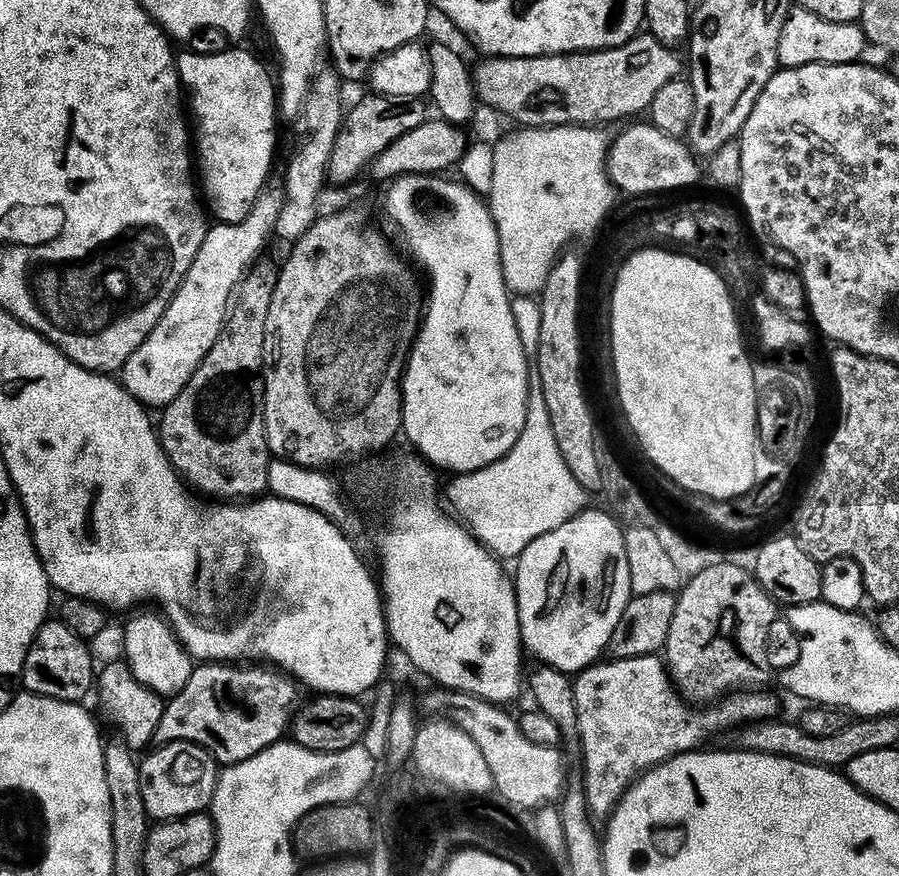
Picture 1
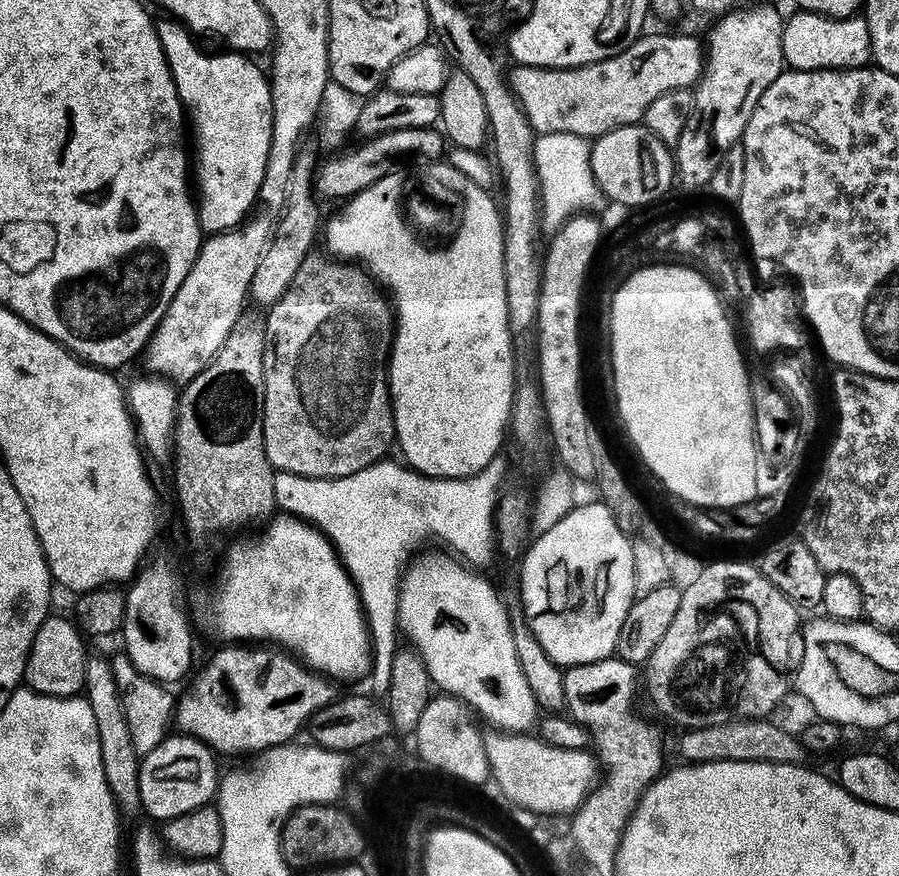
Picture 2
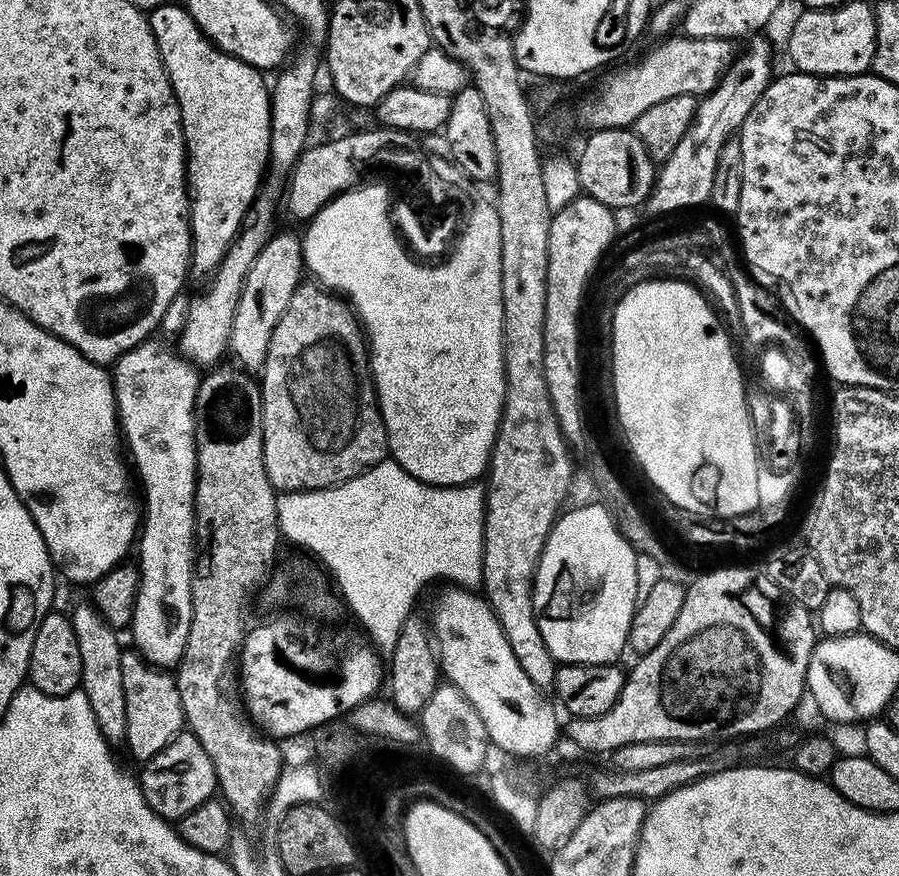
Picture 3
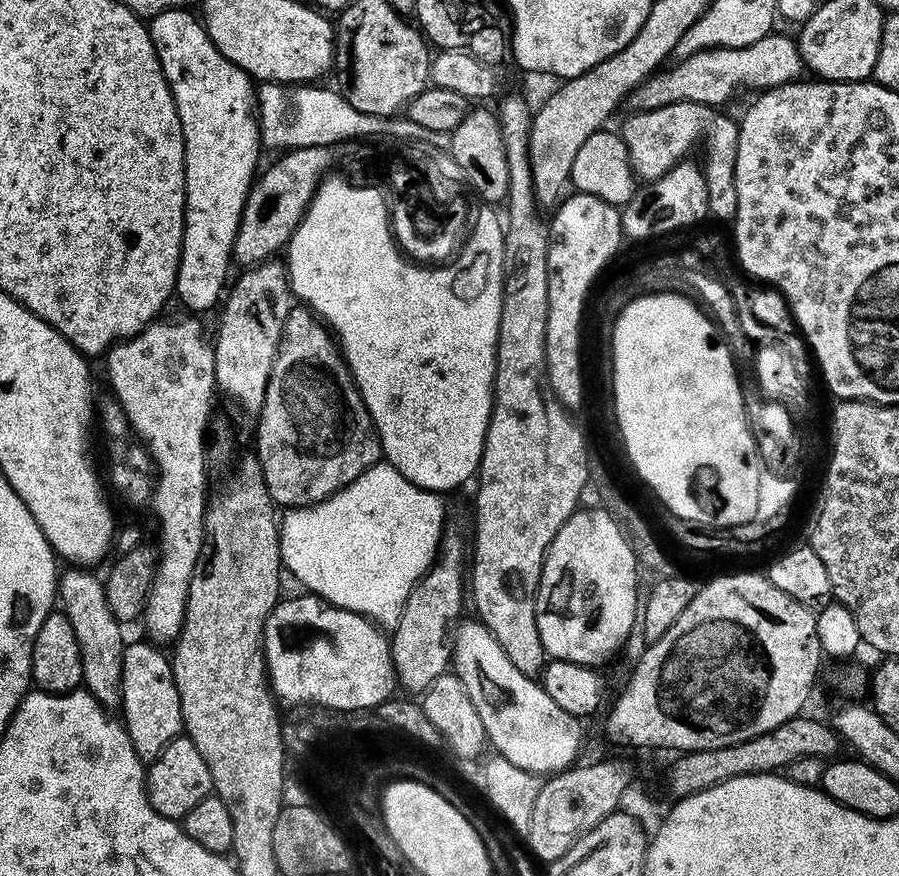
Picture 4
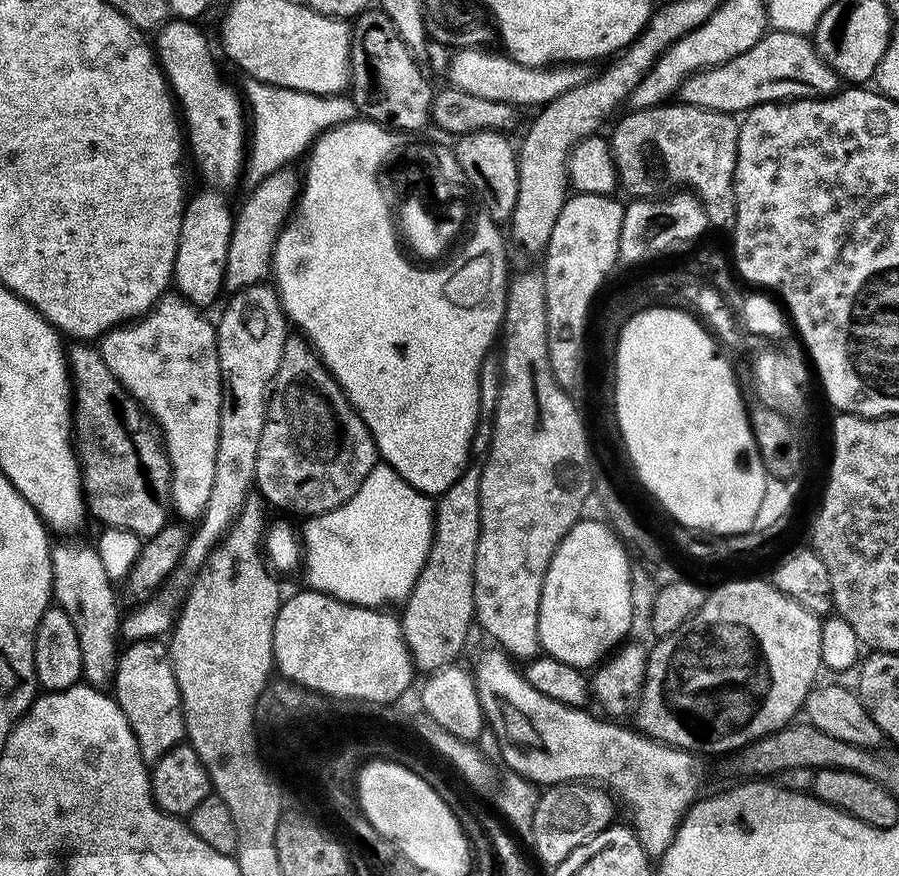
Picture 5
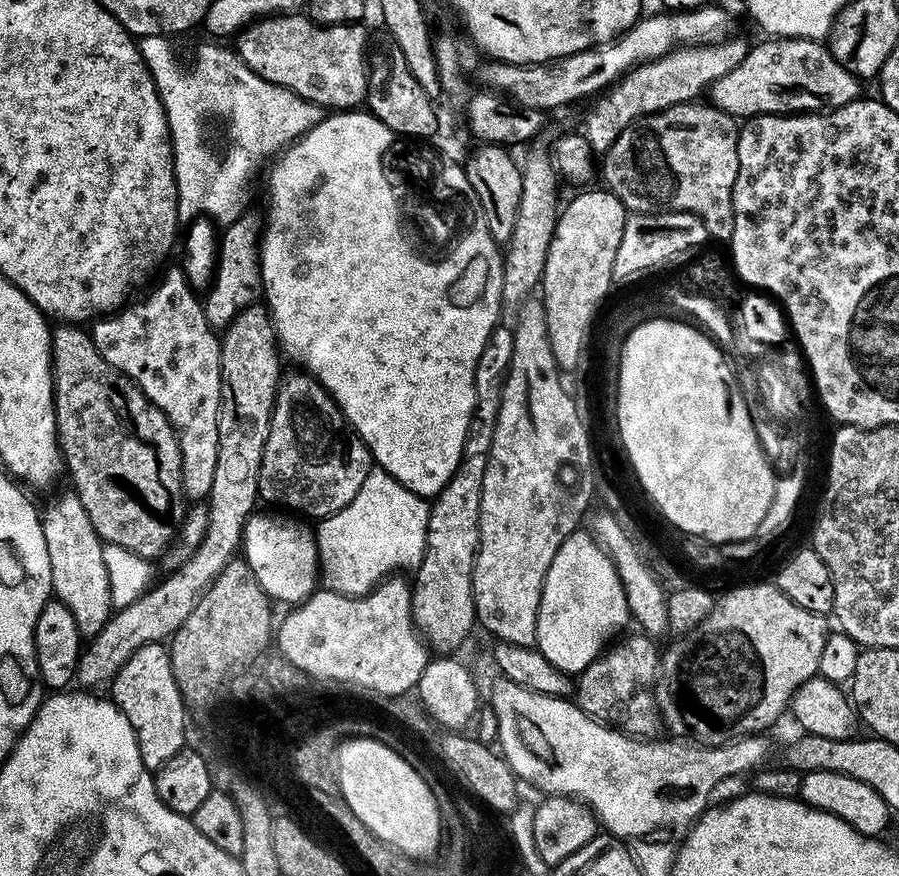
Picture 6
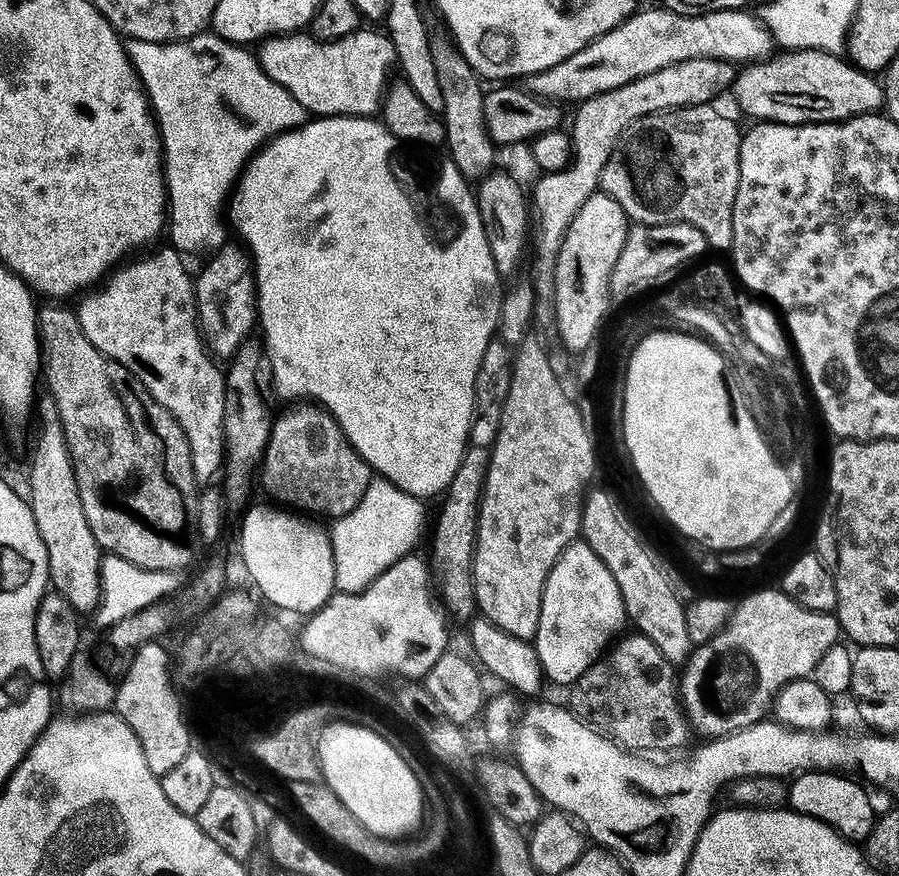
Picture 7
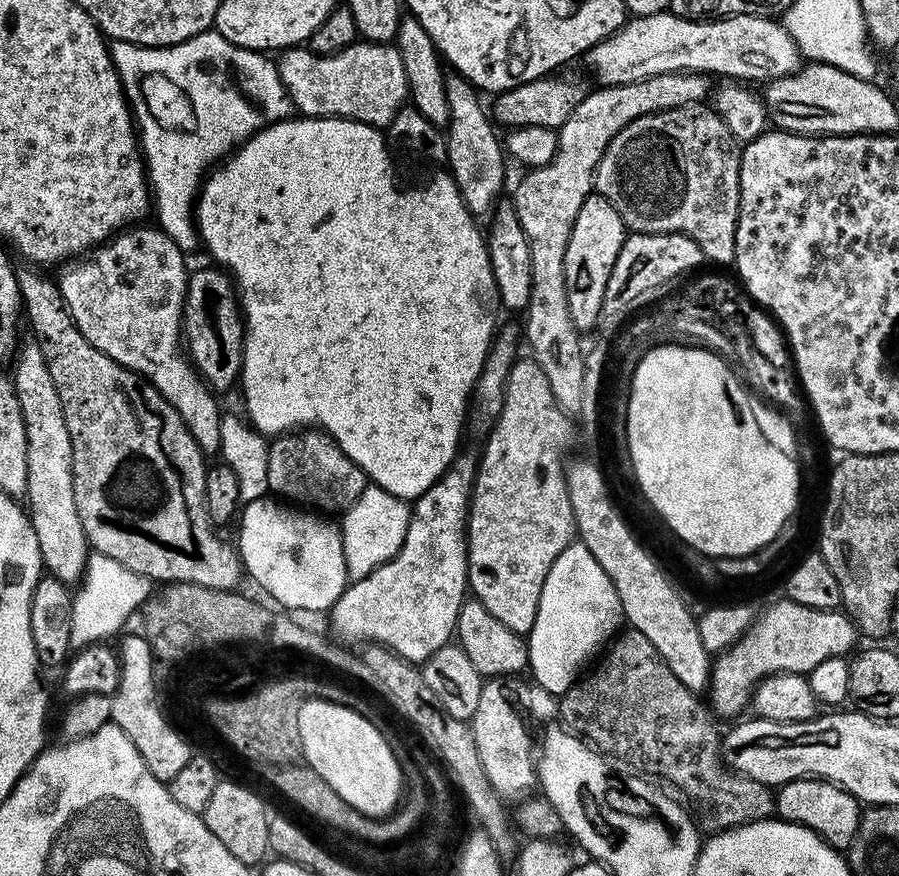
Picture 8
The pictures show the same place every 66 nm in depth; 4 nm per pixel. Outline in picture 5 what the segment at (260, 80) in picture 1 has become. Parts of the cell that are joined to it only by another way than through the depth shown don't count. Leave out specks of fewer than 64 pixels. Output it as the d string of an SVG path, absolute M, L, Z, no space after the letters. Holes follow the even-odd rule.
M169 20L155 33L154 51L160 69L164 71L164 79L168 81L175 103L182 113L186 125L186 144L190 156L192 152L196 159L196 168L200 171L201 178L212 188L232 188L236 183L241 183L246 163L246 104L238 96L236 100L230 89L224 88L220 72L216 69L216 60L212 57L212 48L196 26L190 20ZM200 192L184 205L172 279L175 291L190 301L195 308L208 310L219 298L220 292L222 293L226 250L230 246L233 219L233 209L228 209L228 200L220 192Z

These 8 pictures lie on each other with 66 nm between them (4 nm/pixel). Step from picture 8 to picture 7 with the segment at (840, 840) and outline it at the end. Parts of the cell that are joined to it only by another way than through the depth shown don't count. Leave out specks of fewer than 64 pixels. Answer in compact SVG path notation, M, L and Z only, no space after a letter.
M809 770L793 775L788 784L787 807L798 814L818 818L847 840L867 841L872 827L876 825L878 811L868 797L869 789L859 779L851 780L848 776L851 775L840 770Z

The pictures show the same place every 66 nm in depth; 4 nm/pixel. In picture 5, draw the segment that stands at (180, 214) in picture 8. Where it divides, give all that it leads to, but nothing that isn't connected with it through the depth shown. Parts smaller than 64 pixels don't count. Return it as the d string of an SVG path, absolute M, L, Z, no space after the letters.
M245 79L243 99L246 101L247 111L250 113L250 143L246 148L246 163L242 173L243 183L249 189L256 188L262 178L274 174L274 170L289 167L293 162L305 155L316 143L323 132L329 132L334 126L345 124L357 119L355 102L347 95L319 96L306 94L302 90L286 90L273 84L264 84L261 80Z

